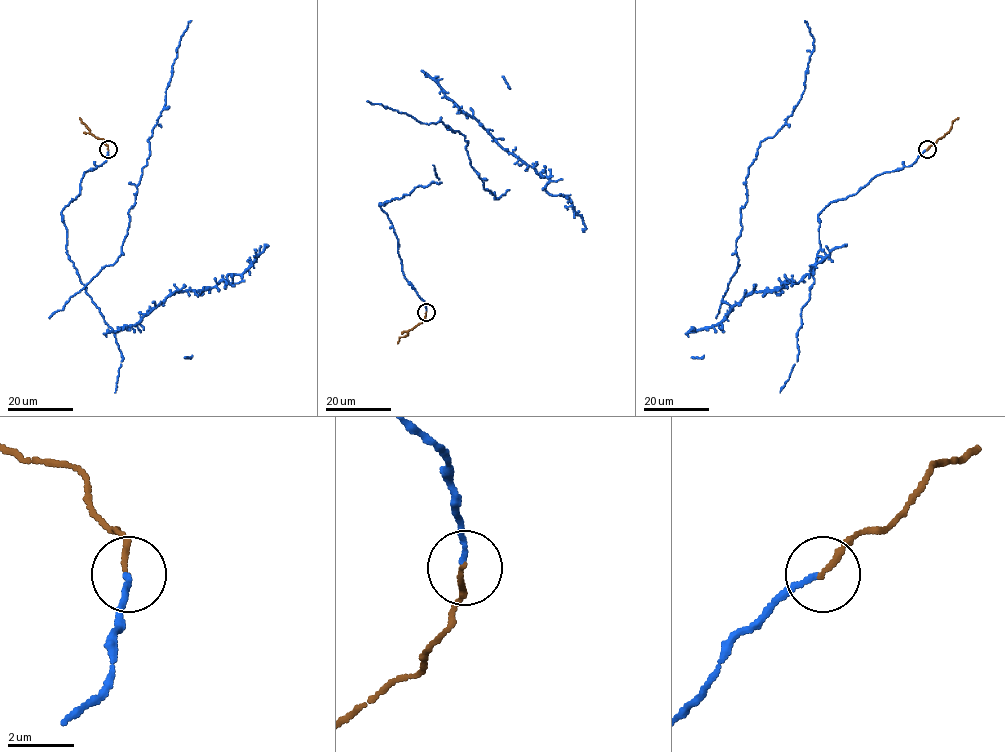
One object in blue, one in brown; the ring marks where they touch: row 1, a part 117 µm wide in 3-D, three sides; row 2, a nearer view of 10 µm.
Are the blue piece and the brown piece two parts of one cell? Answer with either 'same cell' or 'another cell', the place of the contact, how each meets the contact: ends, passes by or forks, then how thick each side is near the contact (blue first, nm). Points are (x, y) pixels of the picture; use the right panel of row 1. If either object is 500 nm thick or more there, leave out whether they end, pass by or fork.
same cell; place (927, 149); blue ends; brown ends; calibres 160 and 160 nm

